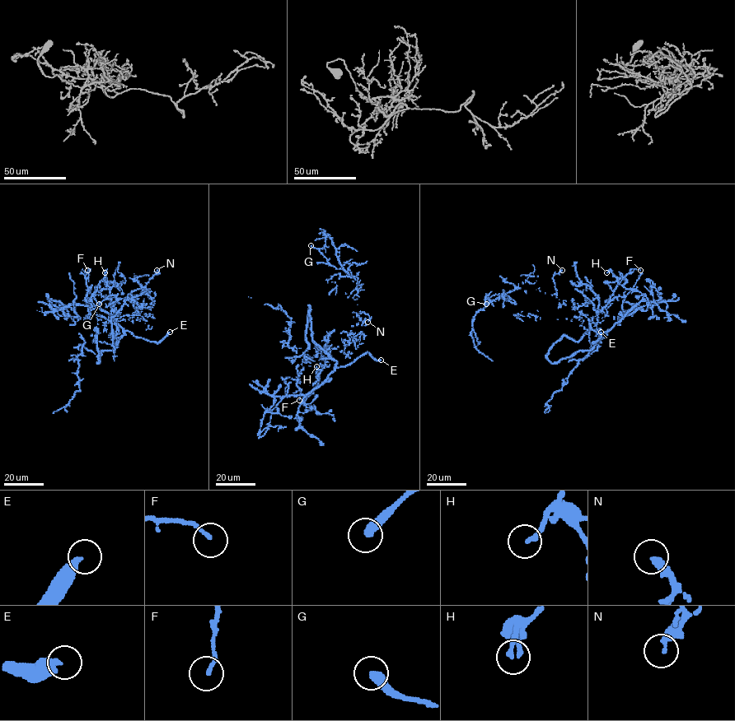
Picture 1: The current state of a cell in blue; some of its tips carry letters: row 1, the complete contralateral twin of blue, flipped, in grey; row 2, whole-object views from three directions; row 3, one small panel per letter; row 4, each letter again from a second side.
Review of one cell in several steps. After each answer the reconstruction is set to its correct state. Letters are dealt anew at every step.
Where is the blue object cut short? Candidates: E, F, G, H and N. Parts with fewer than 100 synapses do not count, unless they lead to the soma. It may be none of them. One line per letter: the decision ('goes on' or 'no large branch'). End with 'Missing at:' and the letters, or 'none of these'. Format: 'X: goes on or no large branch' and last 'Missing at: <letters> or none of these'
E: goes on
F: no large branch
G: no large branch
H: no large branch
N: no large branch
Missing at: E

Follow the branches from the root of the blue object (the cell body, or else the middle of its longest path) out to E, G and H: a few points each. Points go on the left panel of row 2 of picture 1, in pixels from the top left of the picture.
E: (117, 326), (119, 336), (129, 331), (136, 336), (156, 342), (170, 332)
G: (117, 326), (136, 313), (135, 297), (149, 307), (148, 290), (134, 290), (128, 299), (110, 295), (99, 304)
H: (117, 326), (118, 334), (124, 335), (114, 318), (91, 301), (91, 295), (95, 291), (107, 287), (105, 272)

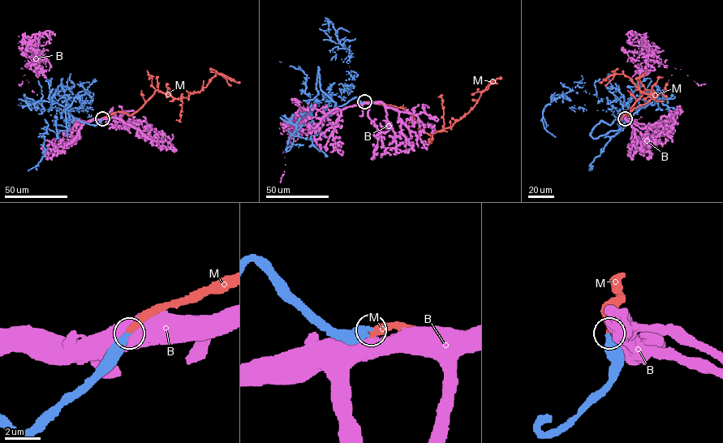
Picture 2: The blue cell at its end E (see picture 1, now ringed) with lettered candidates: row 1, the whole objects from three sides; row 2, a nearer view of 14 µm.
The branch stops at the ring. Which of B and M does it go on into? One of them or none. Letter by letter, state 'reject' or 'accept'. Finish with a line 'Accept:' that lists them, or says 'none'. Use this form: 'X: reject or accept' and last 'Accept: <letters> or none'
B: reject
M: accept
Accept: M

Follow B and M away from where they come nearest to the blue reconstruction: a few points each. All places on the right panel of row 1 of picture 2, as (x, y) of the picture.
B: (626, 119), (640, 118), (639, 77), (652, 56), (652, 49), (632, 32), (629, 42), (641, 42), (644, 48)
M: (625, 118), (646, 90), (657, 94), (654, 98), (640, 91), (623, 74), (613, 74), (600, 82)

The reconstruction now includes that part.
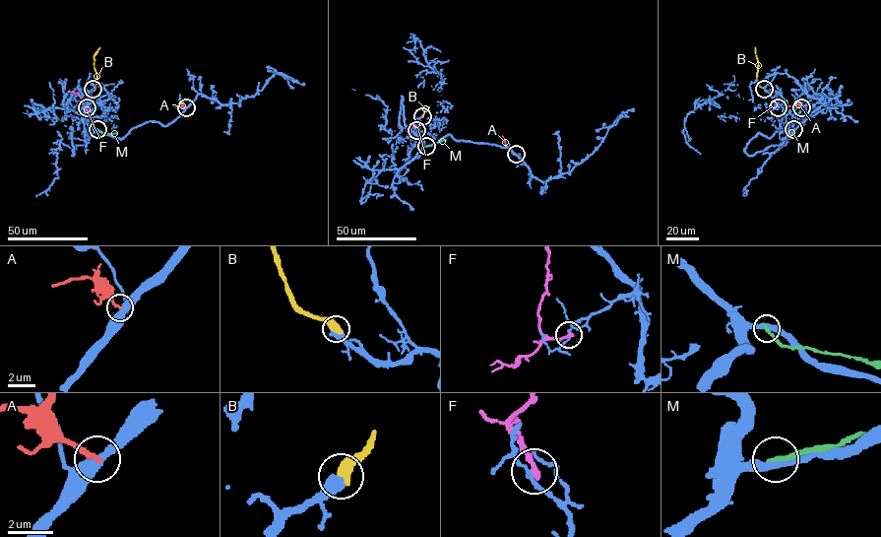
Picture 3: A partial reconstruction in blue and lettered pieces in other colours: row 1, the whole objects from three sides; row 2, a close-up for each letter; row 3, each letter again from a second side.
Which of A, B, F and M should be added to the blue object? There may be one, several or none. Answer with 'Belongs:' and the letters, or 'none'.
Belongs: none

